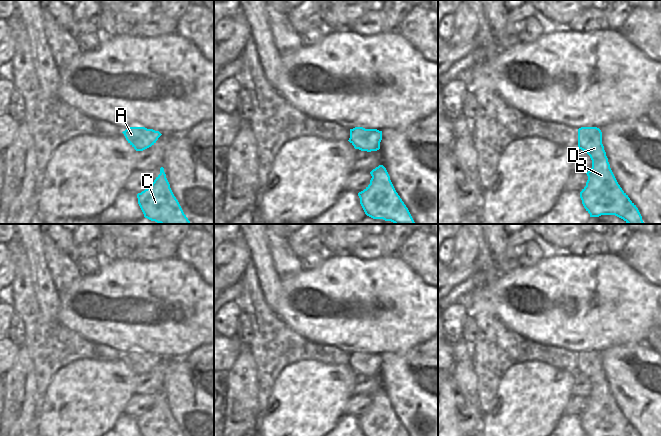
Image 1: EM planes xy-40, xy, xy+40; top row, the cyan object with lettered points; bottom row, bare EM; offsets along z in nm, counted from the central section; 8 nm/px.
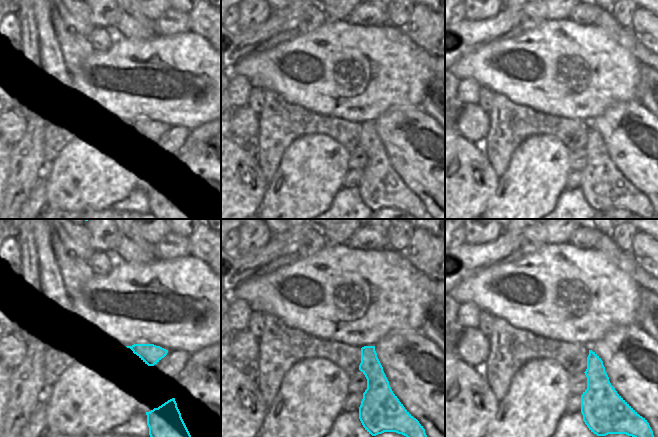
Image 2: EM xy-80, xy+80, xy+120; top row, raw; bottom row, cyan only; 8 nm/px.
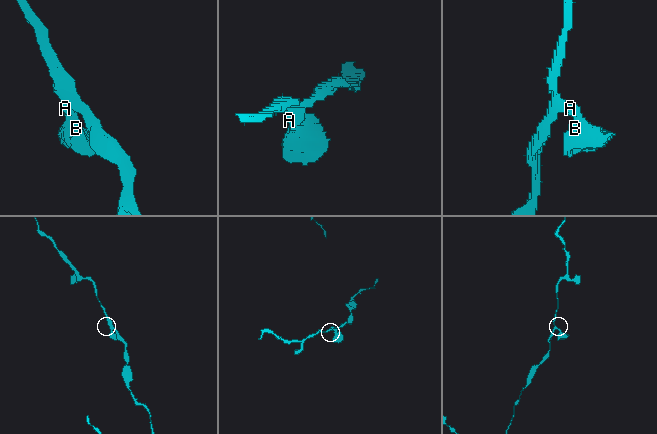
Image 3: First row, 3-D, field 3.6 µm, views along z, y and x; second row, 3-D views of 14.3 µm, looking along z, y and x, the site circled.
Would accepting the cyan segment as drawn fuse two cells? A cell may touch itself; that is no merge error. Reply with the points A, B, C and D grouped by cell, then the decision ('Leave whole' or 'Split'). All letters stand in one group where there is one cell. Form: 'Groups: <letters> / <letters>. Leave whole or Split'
Groups: A B C D. Leave whole

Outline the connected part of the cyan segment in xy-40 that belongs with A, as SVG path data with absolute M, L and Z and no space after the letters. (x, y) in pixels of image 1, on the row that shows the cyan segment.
M129 127L122 133L136 151L143 151L151 147L162 135L159 131L145 127Z

